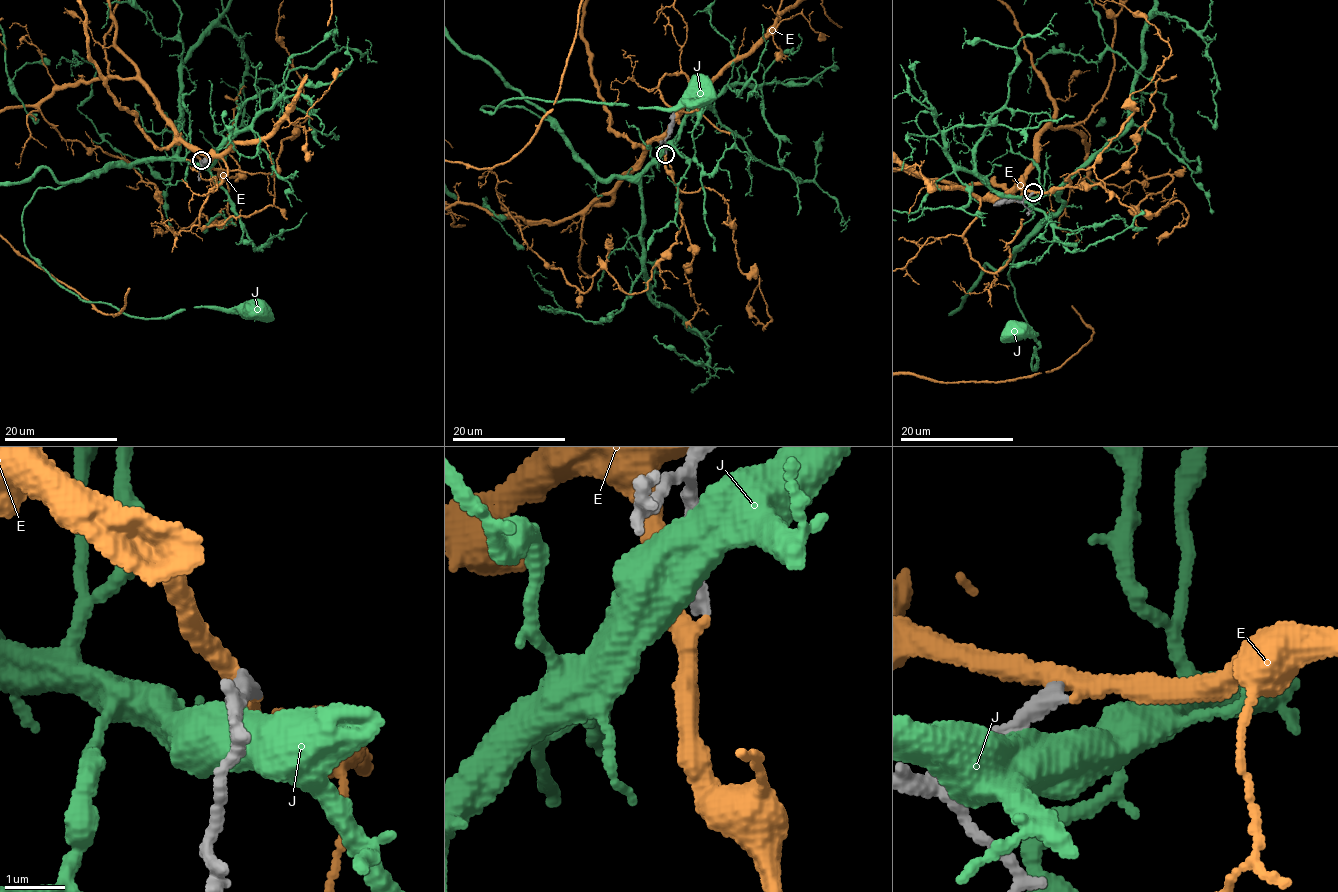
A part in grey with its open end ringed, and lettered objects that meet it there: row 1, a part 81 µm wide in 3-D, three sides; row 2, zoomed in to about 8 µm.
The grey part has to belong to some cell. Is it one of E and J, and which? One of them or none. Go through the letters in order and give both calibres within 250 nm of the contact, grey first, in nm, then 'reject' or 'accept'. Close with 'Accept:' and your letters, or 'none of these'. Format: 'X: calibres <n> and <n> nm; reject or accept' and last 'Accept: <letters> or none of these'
E: calibres 280 and 240 nm; reject
J: calibres 320 and 550 nm; reject
Accept: none of these

